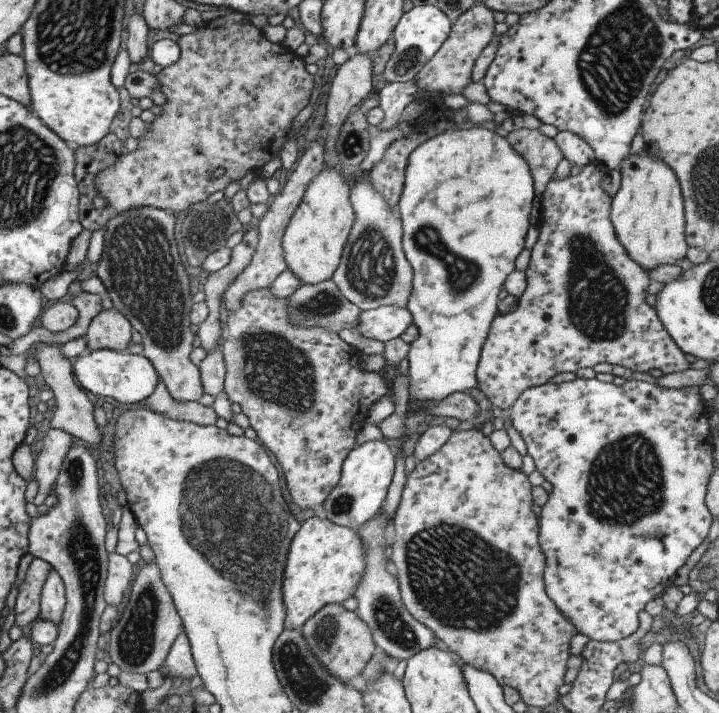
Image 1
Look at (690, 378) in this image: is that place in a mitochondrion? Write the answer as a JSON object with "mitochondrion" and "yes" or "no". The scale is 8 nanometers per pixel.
{"mitochondrion":"no"}

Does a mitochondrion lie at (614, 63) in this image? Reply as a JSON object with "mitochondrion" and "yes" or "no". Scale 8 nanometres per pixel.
{"mitochondrion":"yes"}

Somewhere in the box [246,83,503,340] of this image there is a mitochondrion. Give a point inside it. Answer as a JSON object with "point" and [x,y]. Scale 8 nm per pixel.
{"point":[371,270]}

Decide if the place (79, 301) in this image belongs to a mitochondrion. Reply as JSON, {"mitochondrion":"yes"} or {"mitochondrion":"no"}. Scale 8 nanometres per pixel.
{"mitochondrion":"no"}

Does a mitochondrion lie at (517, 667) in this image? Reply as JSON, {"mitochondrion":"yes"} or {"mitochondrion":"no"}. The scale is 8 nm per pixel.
{"mitochondrion":"no"}

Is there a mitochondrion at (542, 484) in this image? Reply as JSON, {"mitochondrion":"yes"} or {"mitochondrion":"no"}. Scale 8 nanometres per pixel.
{"mitochondrion":"no"}

